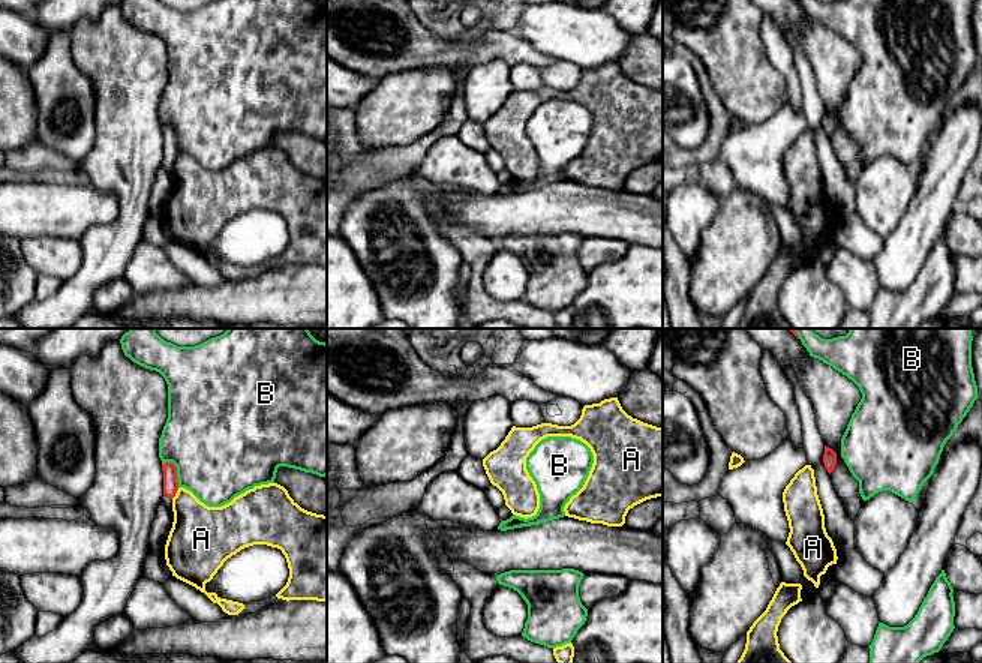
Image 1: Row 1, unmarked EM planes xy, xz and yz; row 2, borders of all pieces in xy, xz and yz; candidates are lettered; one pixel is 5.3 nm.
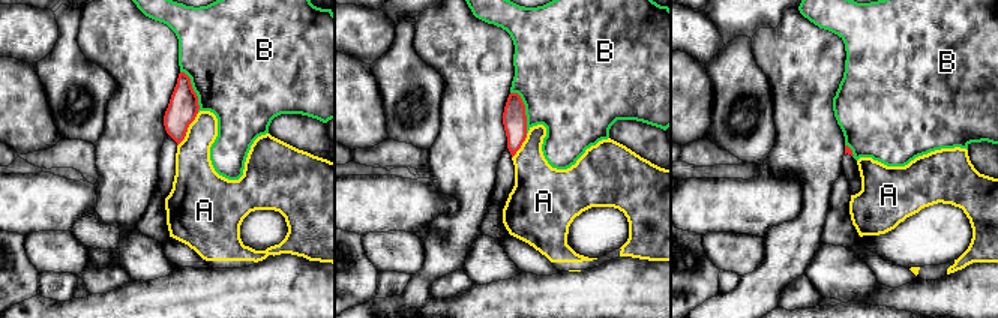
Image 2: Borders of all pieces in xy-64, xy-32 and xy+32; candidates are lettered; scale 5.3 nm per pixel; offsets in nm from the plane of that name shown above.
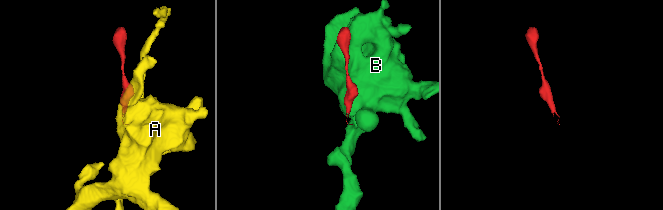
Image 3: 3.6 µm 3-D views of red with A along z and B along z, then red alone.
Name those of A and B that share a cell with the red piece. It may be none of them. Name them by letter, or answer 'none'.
none

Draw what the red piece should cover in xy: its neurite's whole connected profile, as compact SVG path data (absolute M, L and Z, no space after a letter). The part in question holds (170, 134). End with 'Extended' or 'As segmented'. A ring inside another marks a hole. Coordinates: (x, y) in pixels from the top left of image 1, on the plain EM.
M172 126L162 128L163 135L163 160L162 165L169 172L174 184L174 176L172 176L172 162L175 160L178 154L178 146L177 146L177 130Z. Extended

